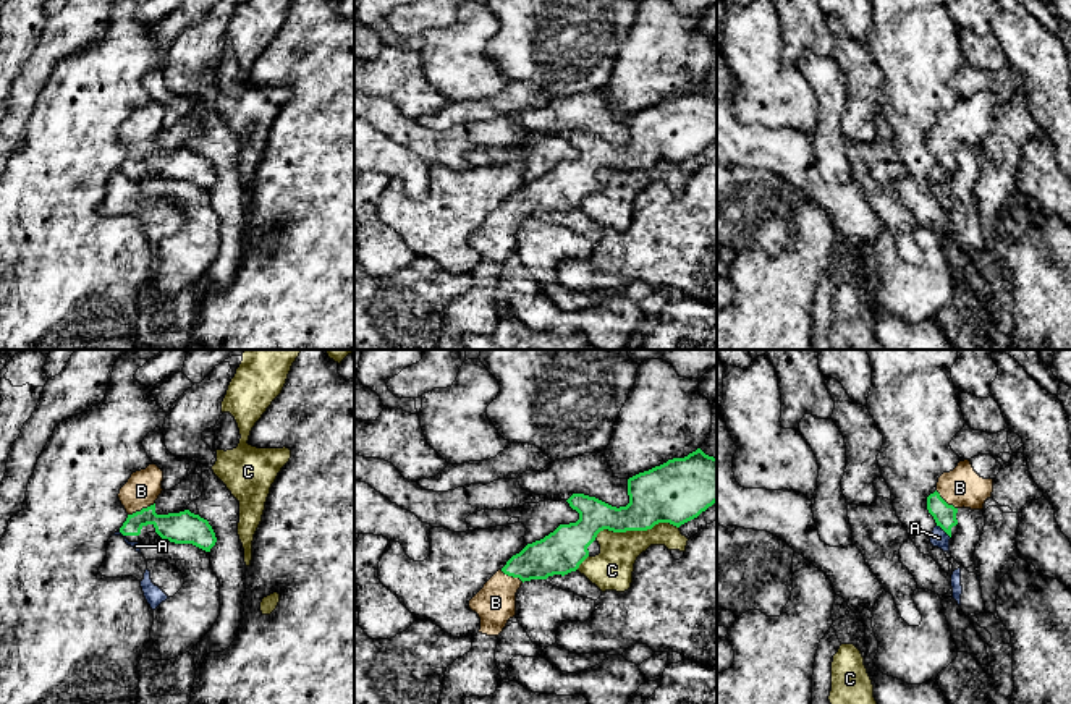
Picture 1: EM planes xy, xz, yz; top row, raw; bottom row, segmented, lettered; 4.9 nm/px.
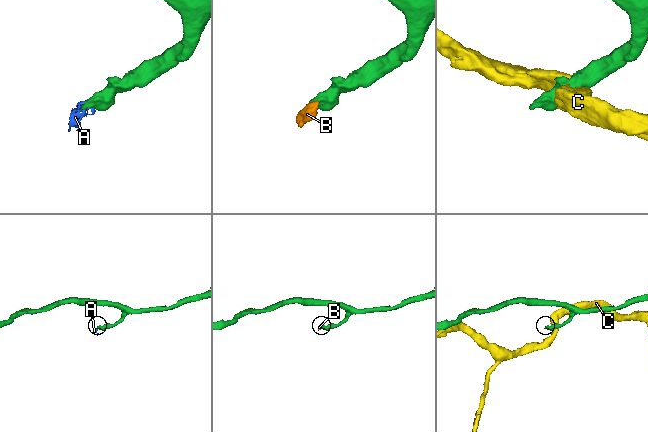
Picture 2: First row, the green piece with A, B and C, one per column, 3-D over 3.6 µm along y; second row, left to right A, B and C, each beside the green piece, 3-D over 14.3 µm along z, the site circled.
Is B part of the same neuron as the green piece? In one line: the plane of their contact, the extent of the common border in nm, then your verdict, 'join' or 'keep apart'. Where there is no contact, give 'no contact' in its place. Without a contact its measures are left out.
xy | 150 nm | join

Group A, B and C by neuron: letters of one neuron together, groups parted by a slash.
A / B / C

